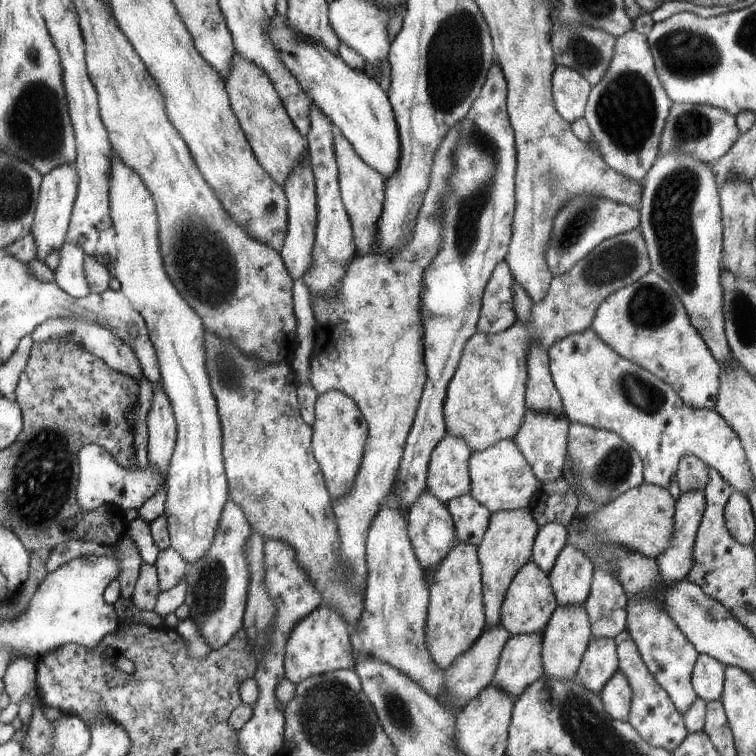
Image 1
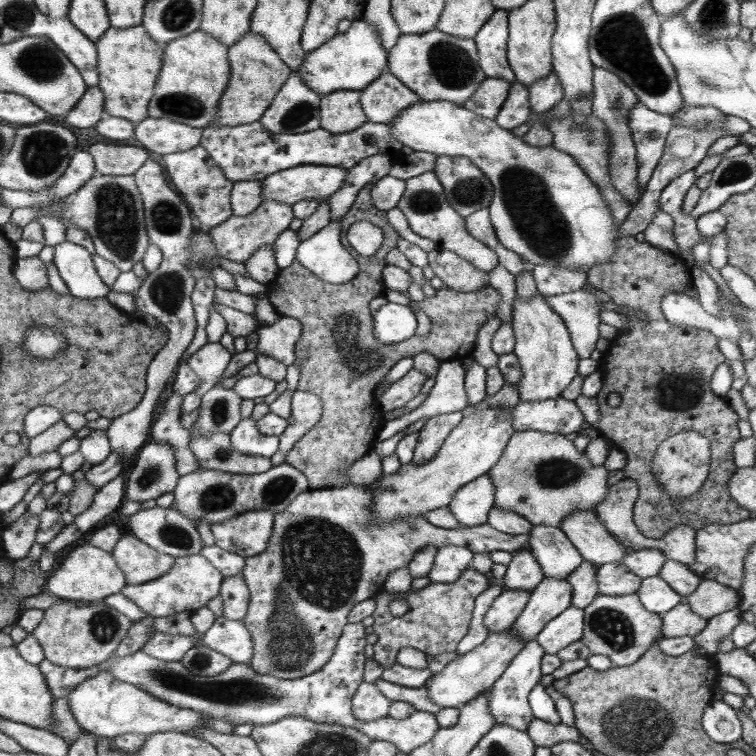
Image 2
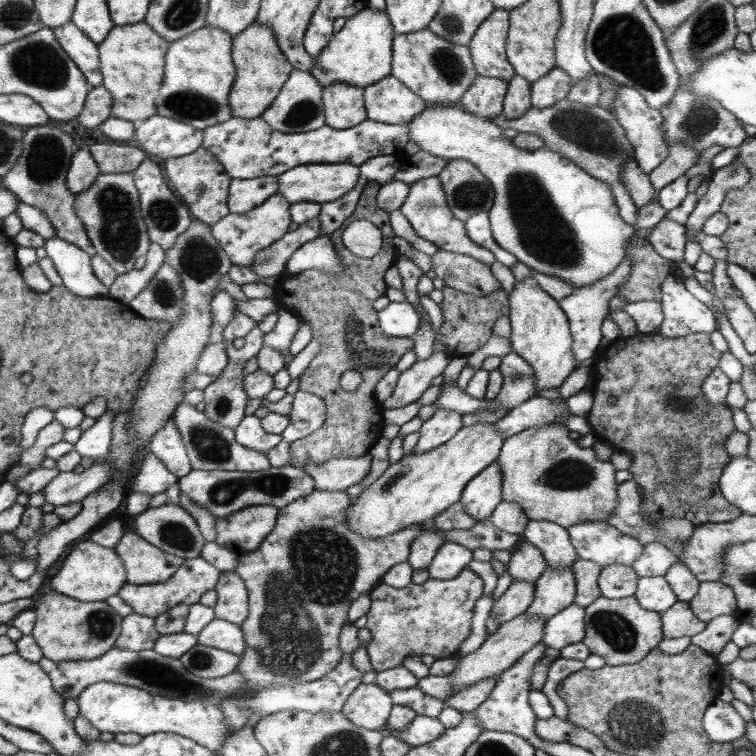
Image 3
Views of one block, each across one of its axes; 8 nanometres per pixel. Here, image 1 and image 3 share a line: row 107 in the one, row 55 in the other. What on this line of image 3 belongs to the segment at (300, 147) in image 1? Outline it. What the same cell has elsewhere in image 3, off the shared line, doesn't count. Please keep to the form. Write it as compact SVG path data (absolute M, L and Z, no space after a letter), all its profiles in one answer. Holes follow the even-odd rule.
M252 22L246 30L232 39L232 58L236 68L236 78L230 89L228 104L236 118L258 118L272 104L283 84L288 80L293 66L282 54L274 32L268 26Z

